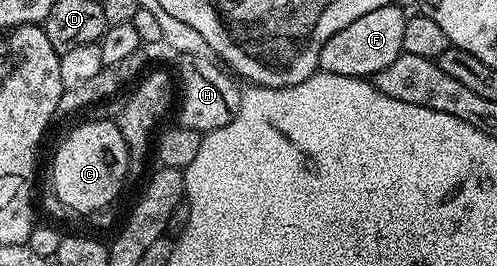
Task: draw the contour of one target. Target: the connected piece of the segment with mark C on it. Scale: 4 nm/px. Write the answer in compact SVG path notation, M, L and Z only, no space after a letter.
M93 119L90 123L81 123L61 144L53 155L53 191L57 199L65 207L78 211L81 215L89 215L92 211L101 211L108 203L117 199L121 186L126 186L129 169L129 150L127 141L123 141L123 133L116 122L110 119Z

